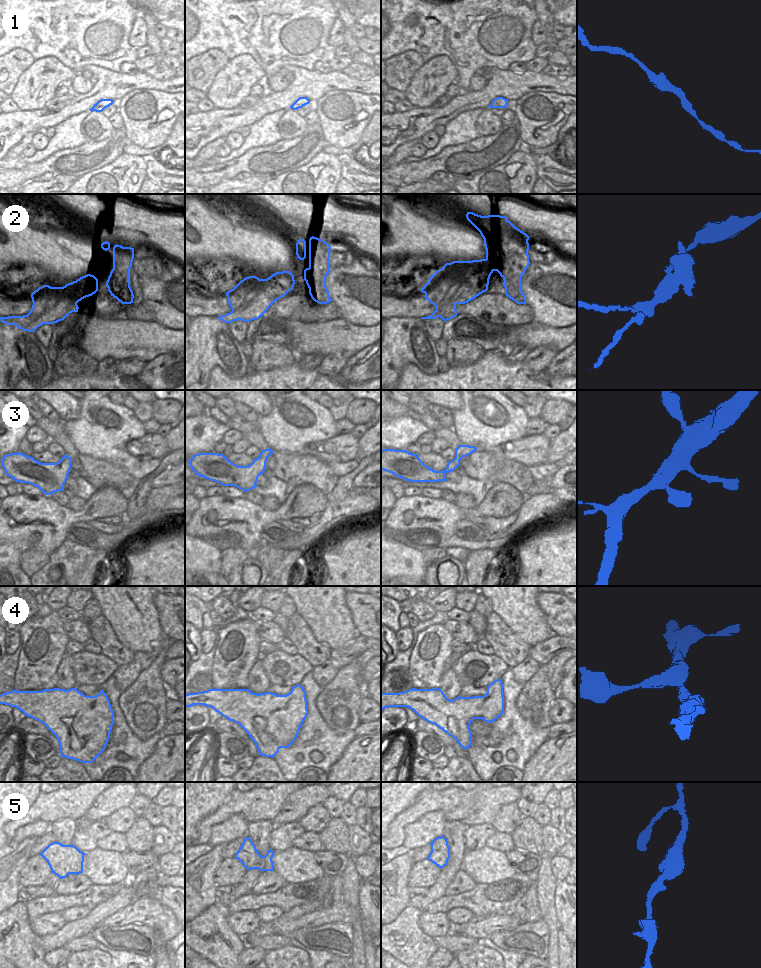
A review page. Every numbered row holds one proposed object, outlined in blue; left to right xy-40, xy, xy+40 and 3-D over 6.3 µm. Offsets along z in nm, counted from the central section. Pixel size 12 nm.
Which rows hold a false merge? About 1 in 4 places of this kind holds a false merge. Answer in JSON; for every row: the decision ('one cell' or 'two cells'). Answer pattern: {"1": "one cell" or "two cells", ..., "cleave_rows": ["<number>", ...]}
{"1": "one cell", "2": "two cells", "3": "one cell", "4": "one cell", "5": "one cell", "cleave_rows": ["2"]}

